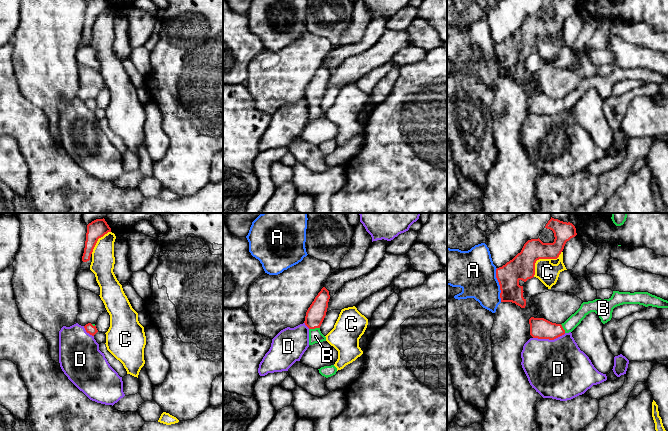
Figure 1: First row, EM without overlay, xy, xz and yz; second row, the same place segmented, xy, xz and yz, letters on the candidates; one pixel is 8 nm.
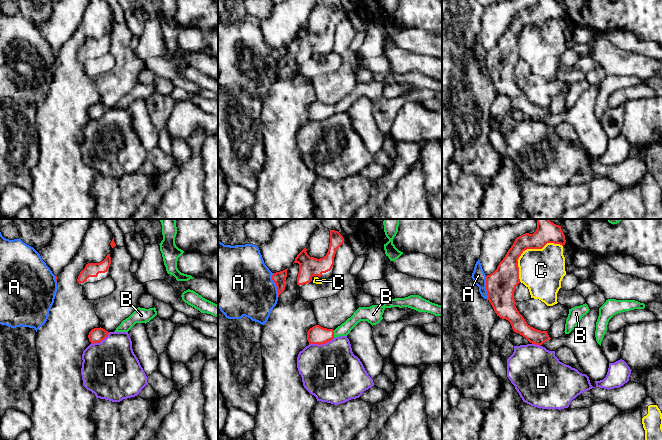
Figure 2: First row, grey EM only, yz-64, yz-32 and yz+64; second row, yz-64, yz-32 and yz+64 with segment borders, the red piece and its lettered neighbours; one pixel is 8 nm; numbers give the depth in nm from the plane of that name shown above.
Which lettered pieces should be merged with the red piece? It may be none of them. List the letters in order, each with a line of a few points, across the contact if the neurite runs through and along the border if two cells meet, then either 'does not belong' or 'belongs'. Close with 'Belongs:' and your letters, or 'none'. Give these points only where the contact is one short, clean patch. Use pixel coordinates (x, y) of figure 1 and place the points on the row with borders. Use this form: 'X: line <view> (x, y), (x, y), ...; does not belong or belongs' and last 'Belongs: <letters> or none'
A: line yz (496, 268), (496, 279), (499, 285), (501, 301); does not belong
B: line xz (316, 313), (314, 316), (314, 328), (315, 336); belongs
C: does not belong
D: line yz (565, 333), (553, 339), (533, 338); does not belong
Belongs: B

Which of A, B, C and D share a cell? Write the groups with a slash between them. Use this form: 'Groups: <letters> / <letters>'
Groups: A / B / C / D

